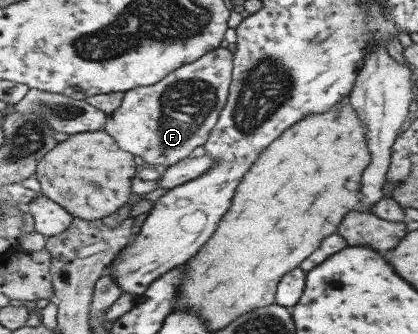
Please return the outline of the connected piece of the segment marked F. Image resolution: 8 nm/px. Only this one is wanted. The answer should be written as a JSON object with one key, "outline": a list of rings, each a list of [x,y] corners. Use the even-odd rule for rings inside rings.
{"outline":[[[224,44],[221,48],[206,53],[200,60],[169,73],[164,80],[155,85],[125,92],[121,107],[109,114],[104,130],[116,139],[121,149],[139,156],[146,165],[171,166],[190,158],[197,147],[207,144],[220,119],[220,113],[228,104],[233,83],[234,57],[235,53],[231,53]]]}

